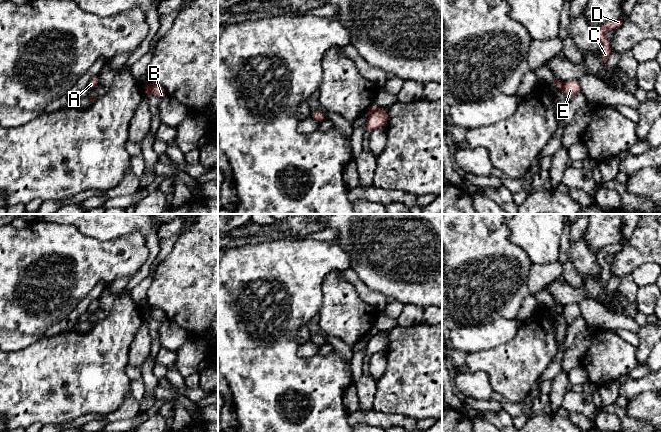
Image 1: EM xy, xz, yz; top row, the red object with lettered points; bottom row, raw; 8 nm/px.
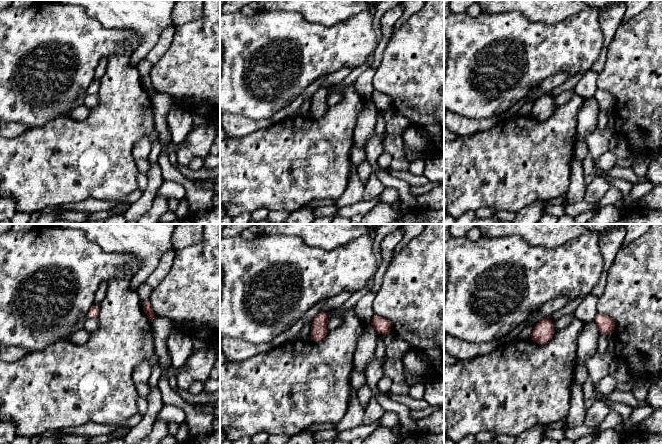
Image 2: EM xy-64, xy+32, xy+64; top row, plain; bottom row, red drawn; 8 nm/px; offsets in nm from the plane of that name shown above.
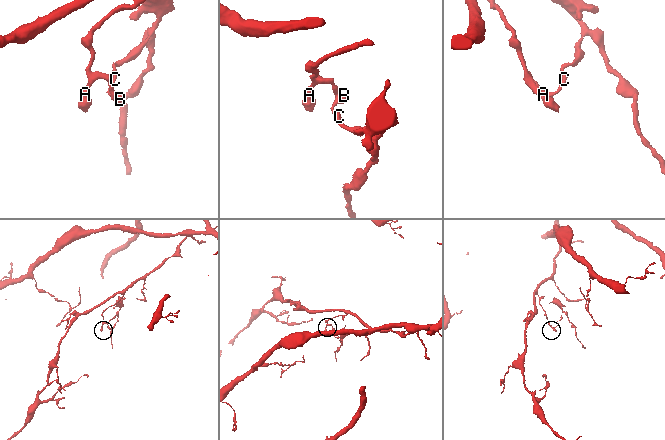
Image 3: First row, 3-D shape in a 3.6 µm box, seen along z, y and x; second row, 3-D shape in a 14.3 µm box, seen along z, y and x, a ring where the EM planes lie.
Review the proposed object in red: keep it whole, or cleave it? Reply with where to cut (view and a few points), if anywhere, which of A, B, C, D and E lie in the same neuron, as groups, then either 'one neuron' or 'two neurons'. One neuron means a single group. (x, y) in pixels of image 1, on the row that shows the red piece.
xz (377, 108), (369, 112) | A / B C D E | two neurons

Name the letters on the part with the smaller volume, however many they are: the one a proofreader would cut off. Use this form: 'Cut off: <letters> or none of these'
Cut off: B, C, D, E

